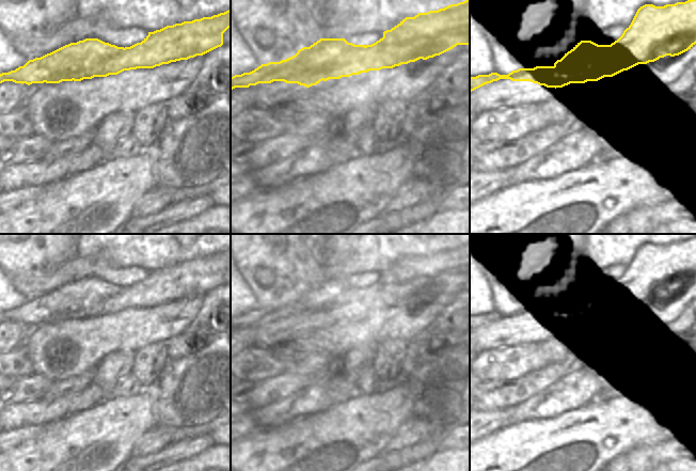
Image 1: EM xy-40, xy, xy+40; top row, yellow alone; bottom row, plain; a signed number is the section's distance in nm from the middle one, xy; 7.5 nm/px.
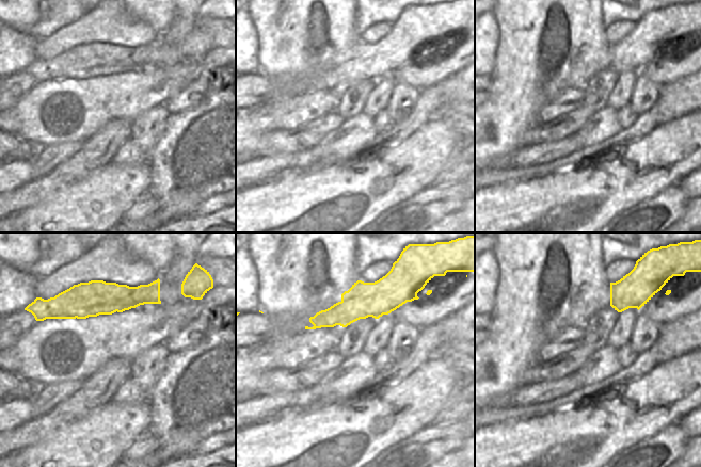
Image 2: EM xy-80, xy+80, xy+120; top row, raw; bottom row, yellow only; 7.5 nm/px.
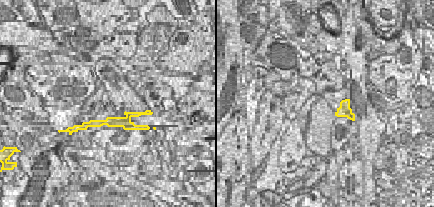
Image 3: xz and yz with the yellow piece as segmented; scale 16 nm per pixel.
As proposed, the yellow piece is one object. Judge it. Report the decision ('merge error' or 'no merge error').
merge error

